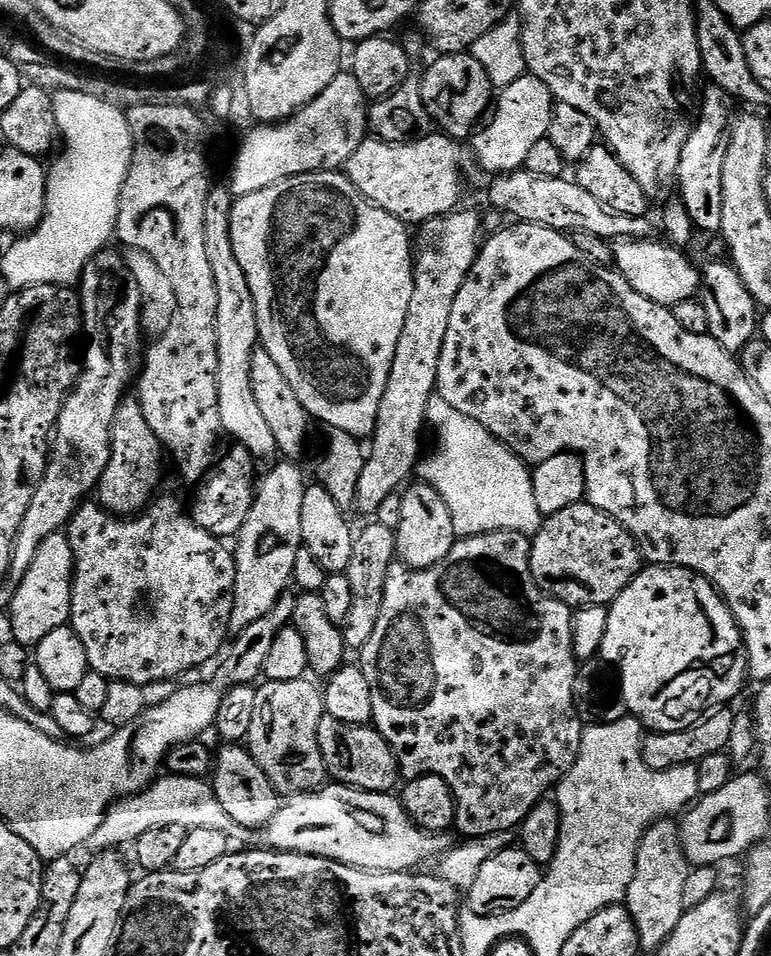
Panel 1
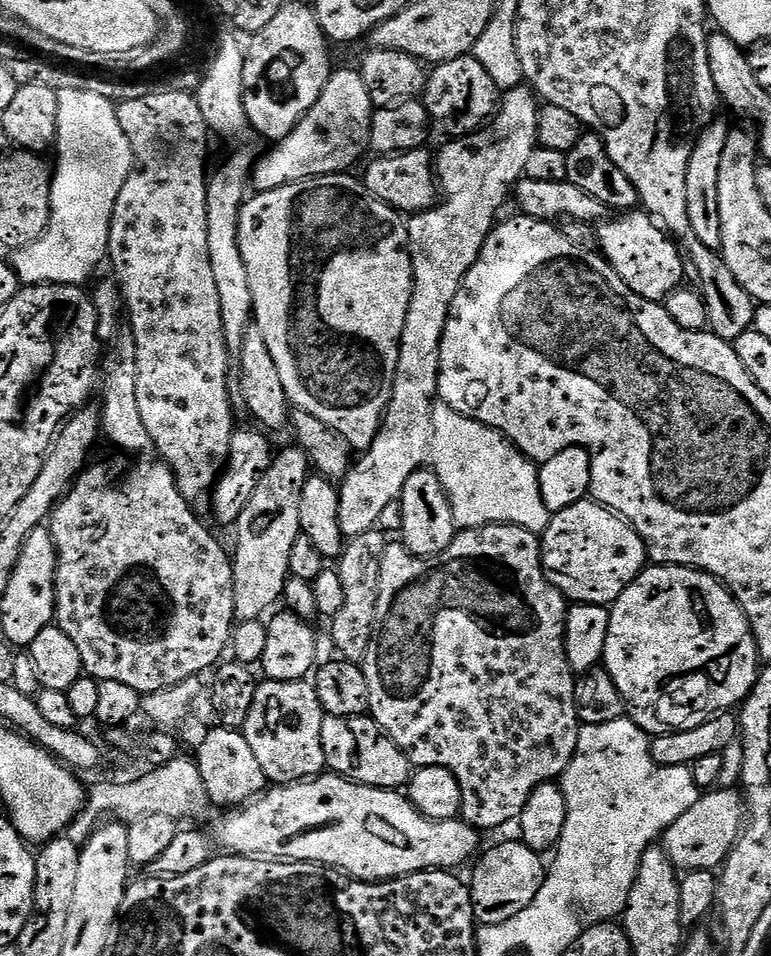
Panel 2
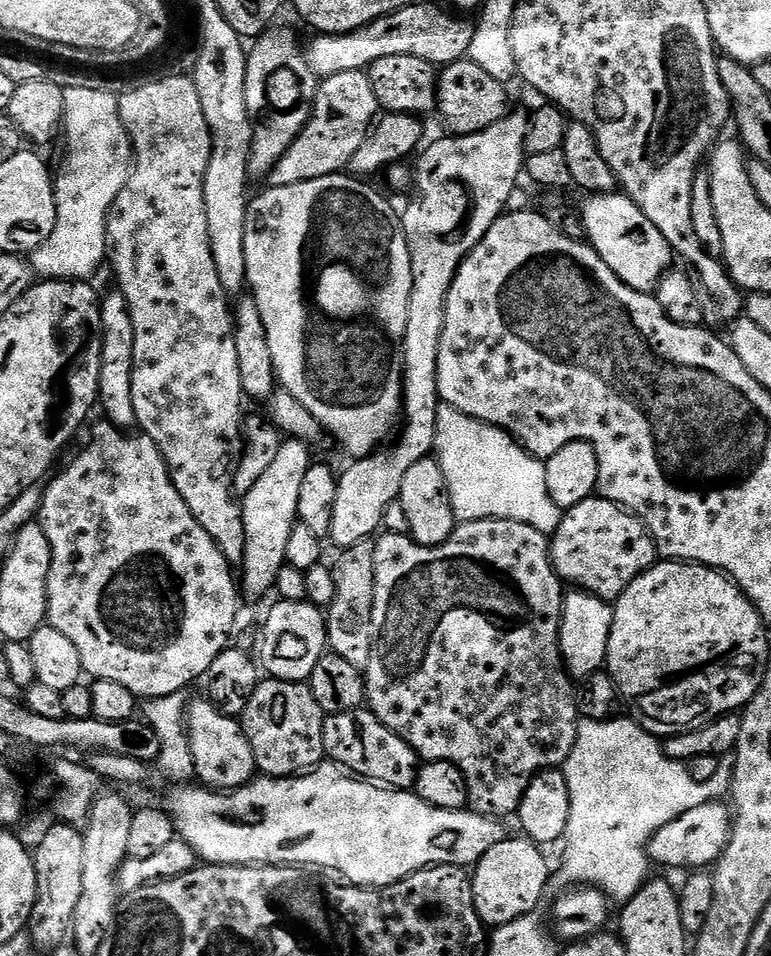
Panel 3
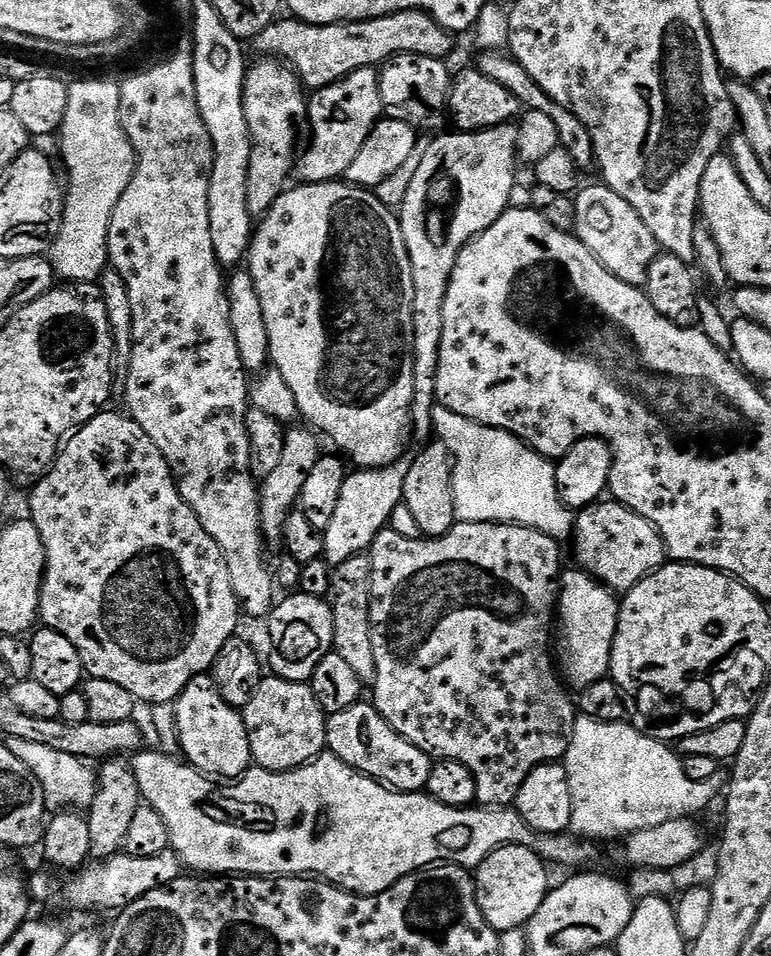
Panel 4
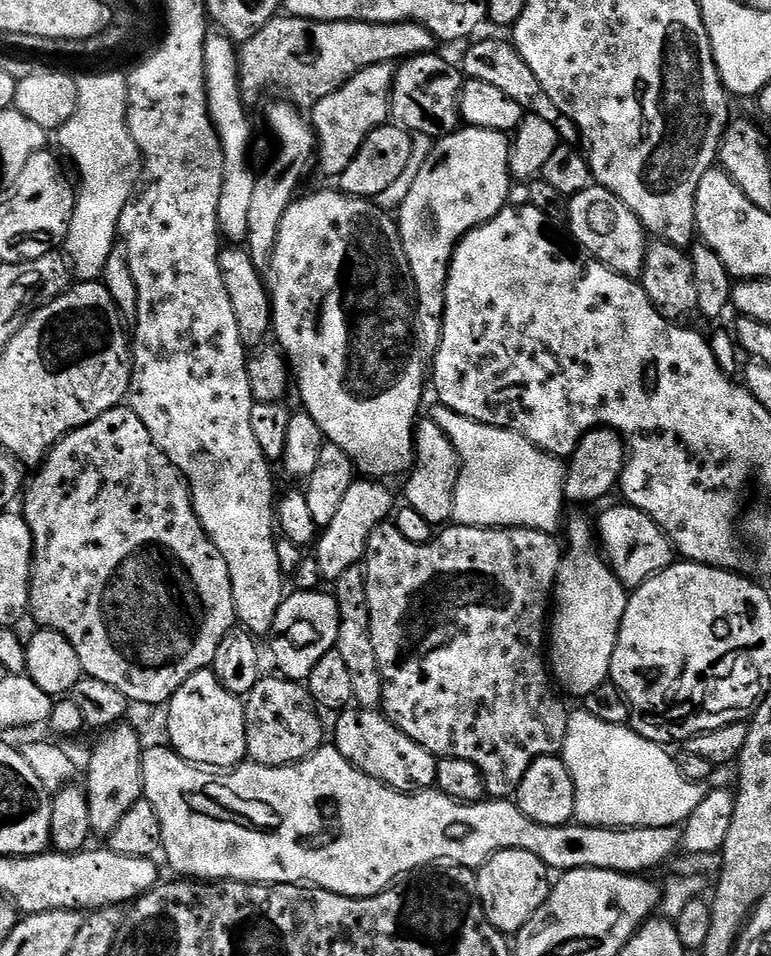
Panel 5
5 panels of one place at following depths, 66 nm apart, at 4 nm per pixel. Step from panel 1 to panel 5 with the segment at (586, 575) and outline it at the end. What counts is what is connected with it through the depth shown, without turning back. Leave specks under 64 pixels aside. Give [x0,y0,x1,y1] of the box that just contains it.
[598,502,674,590]

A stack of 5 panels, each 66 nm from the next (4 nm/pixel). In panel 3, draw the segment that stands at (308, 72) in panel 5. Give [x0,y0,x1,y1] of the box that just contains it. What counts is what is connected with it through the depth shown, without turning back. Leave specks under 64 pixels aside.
[306,2,475,78]

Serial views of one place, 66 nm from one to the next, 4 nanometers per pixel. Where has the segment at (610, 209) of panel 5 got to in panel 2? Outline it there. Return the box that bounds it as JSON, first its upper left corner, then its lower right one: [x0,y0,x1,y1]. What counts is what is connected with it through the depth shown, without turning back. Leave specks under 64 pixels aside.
[598,210,685,302]

